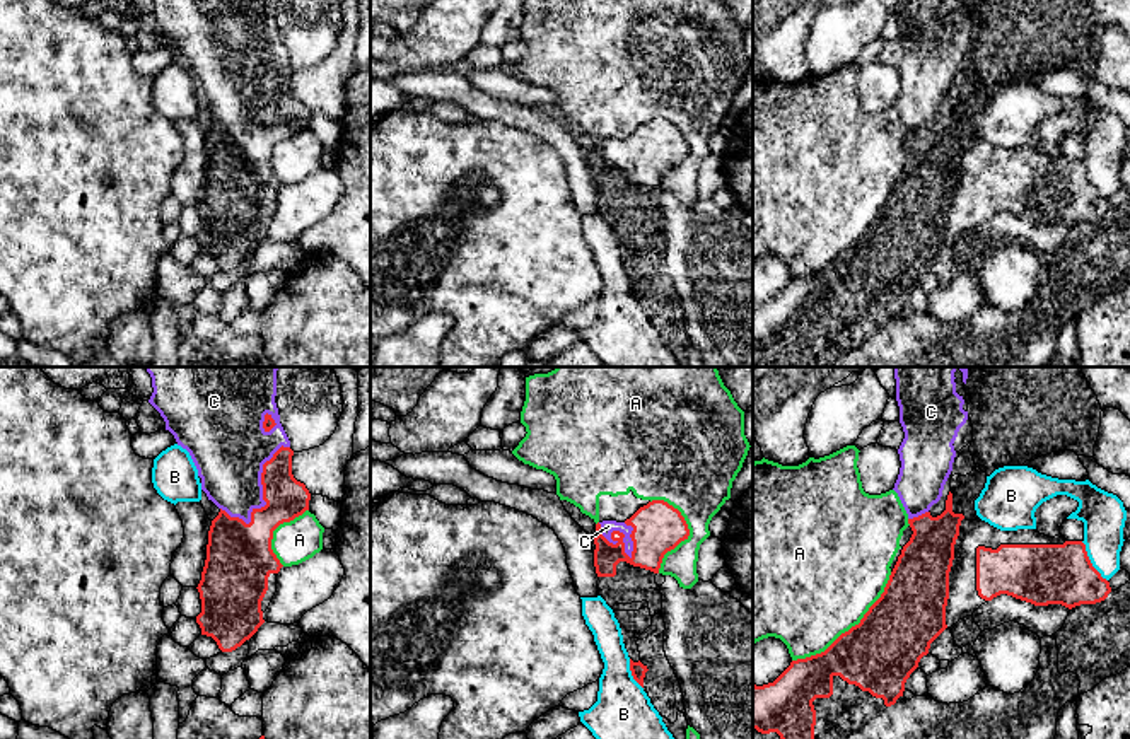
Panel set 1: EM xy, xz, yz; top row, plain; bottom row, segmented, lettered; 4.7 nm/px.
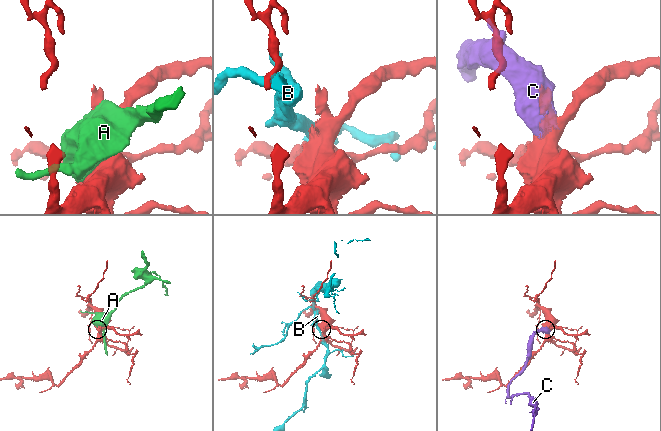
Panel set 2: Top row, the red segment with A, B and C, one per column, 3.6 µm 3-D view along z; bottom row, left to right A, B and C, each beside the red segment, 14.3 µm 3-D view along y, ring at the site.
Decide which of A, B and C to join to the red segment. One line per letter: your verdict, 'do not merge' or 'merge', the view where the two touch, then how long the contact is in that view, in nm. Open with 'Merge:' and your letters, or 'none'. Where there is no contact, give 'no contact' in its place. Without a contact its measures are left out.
Merge: C
A: do not merge; meets red in yz; contact 650 nm long
B: do not merge; meets red in yz; contact 220 nm long
C: merge; meets red in xy; contact 440 nm long

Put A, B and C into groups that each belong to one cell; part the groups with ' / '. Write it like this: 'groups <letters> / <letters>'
groups A / B / C

